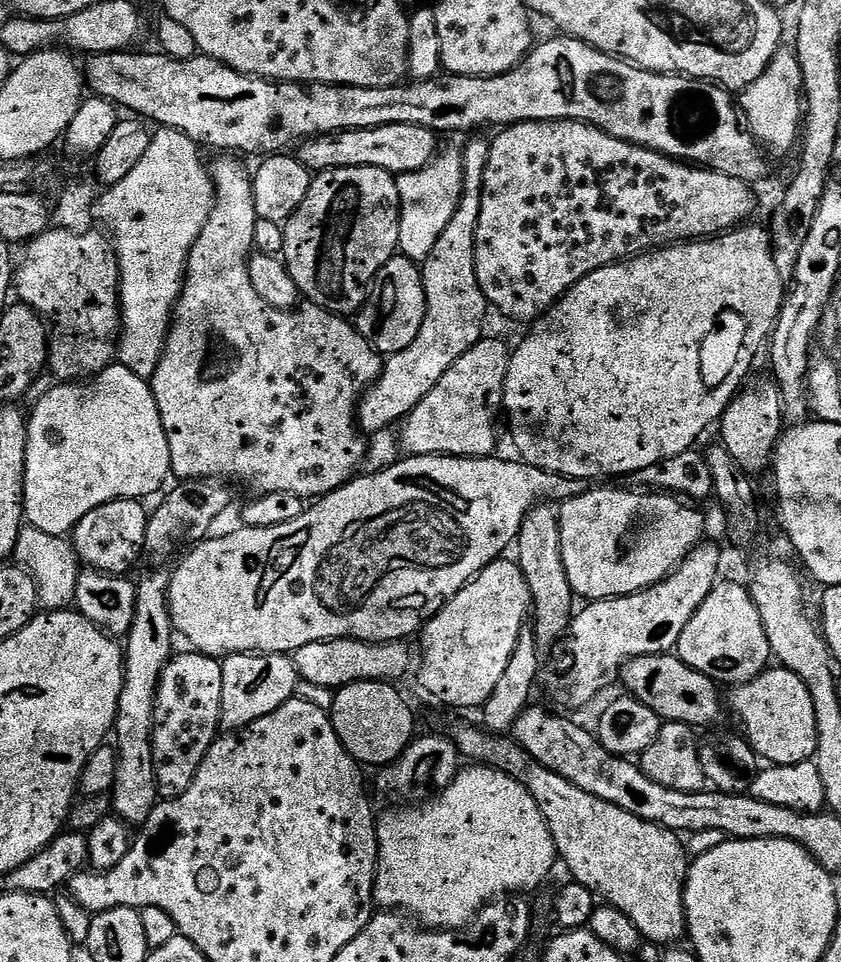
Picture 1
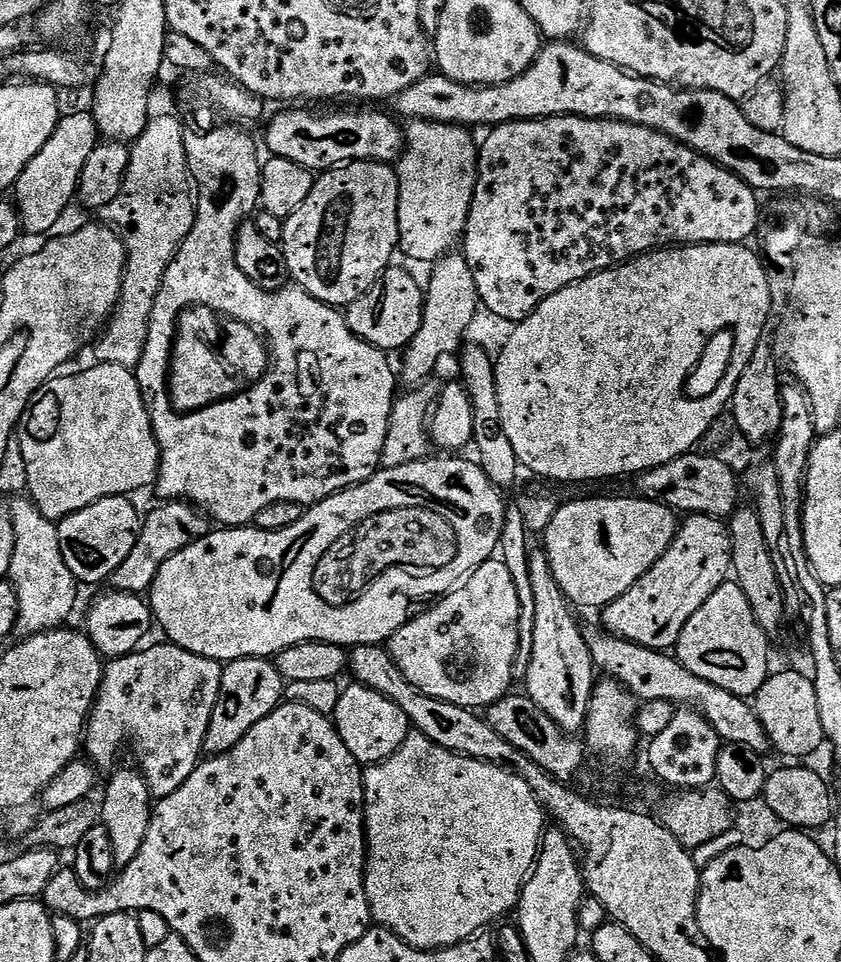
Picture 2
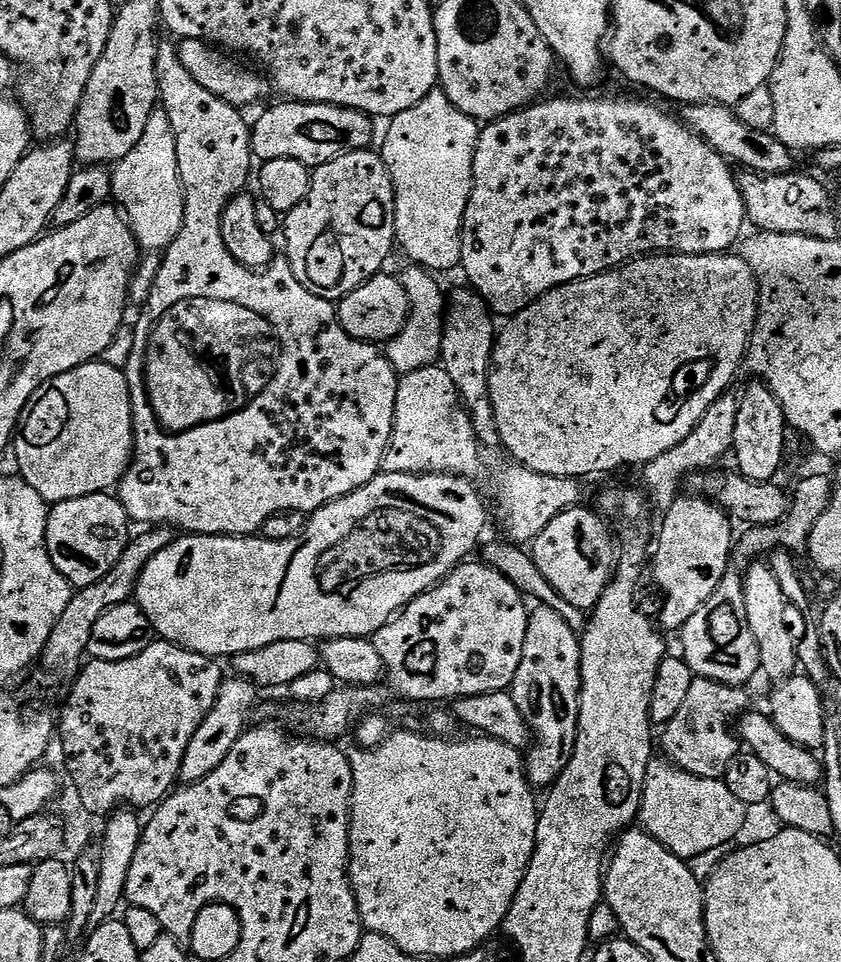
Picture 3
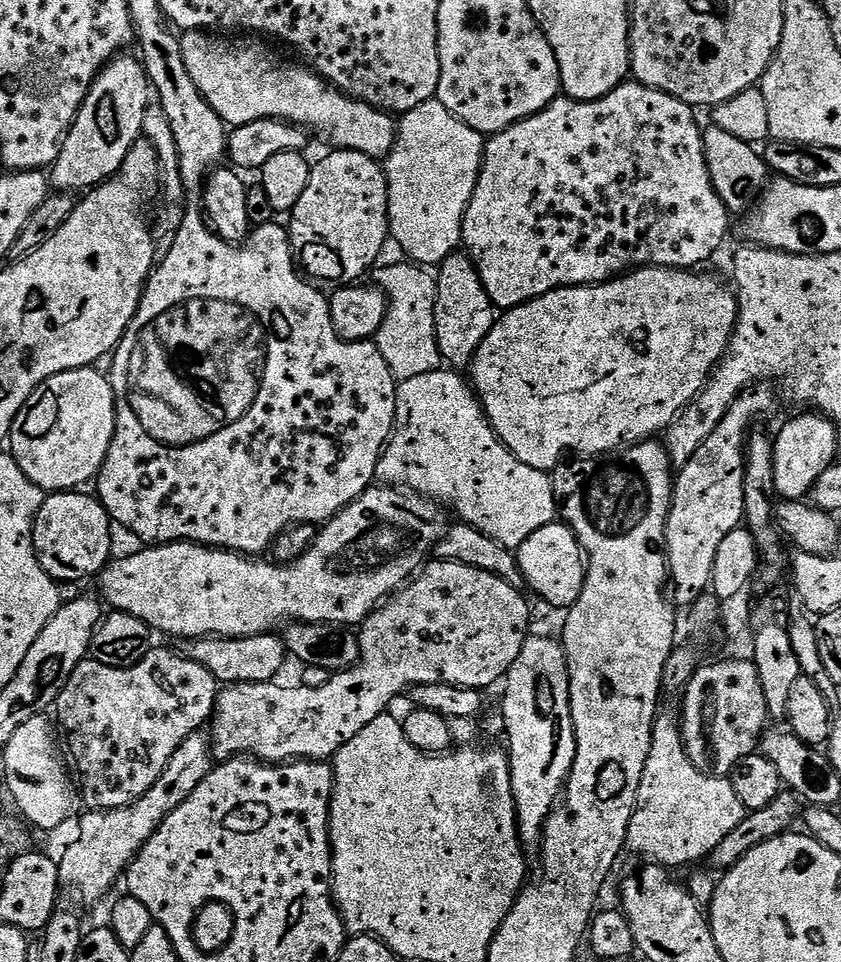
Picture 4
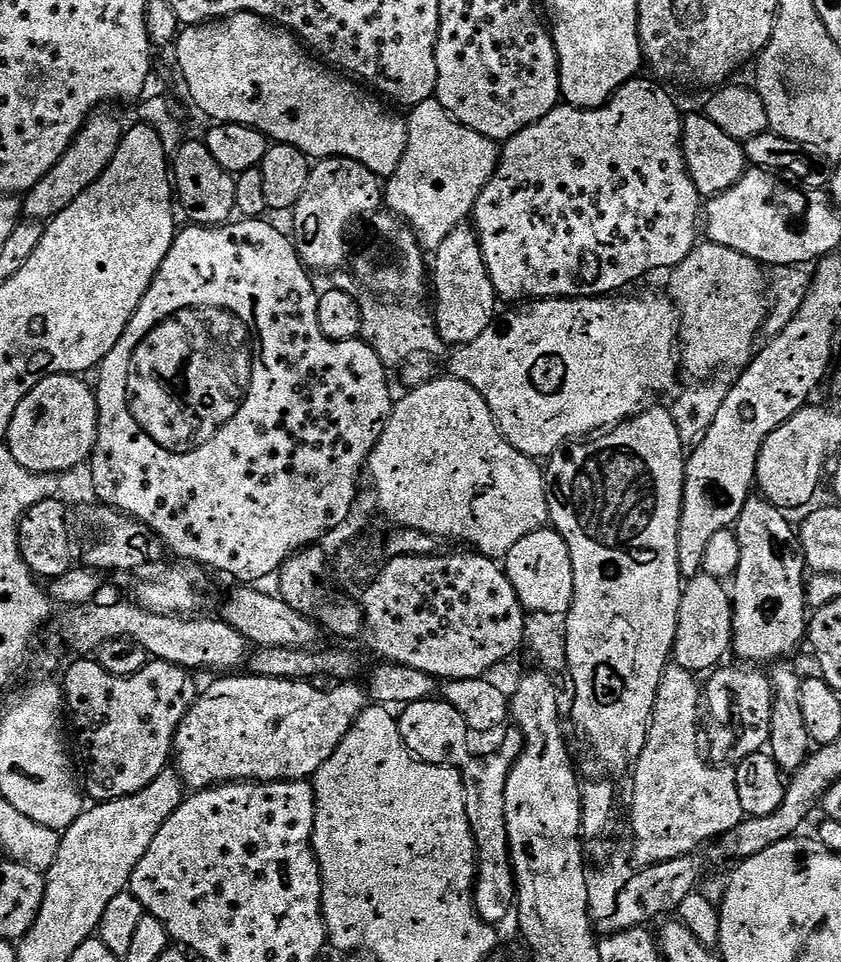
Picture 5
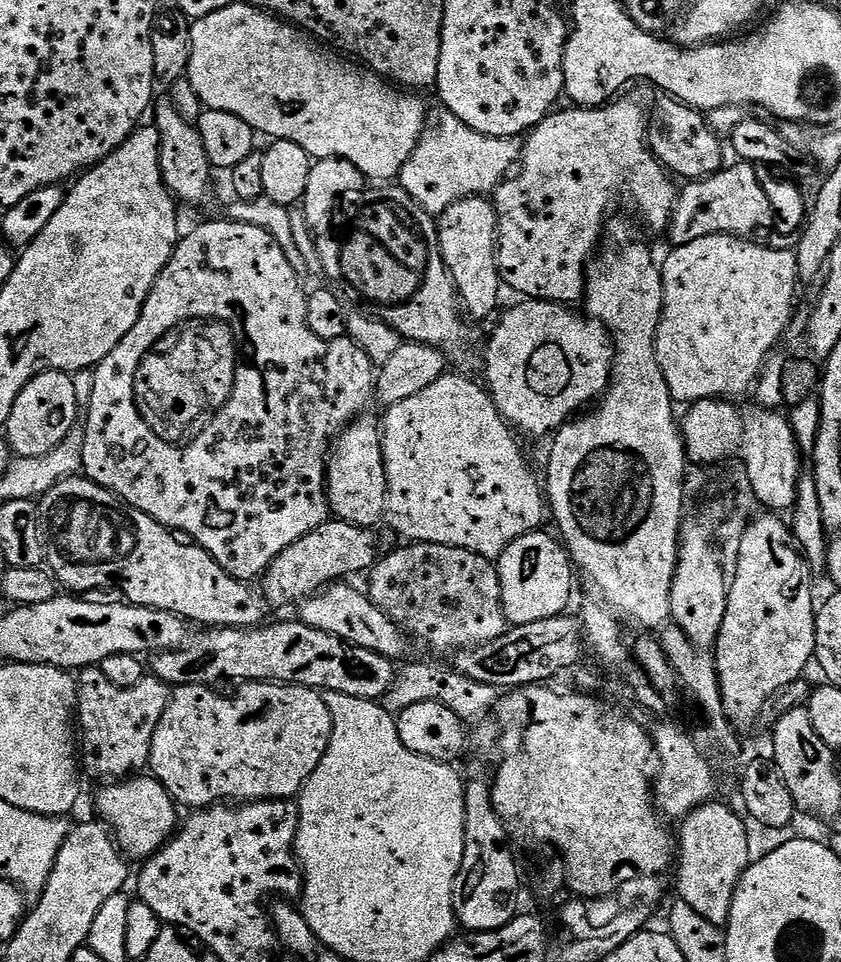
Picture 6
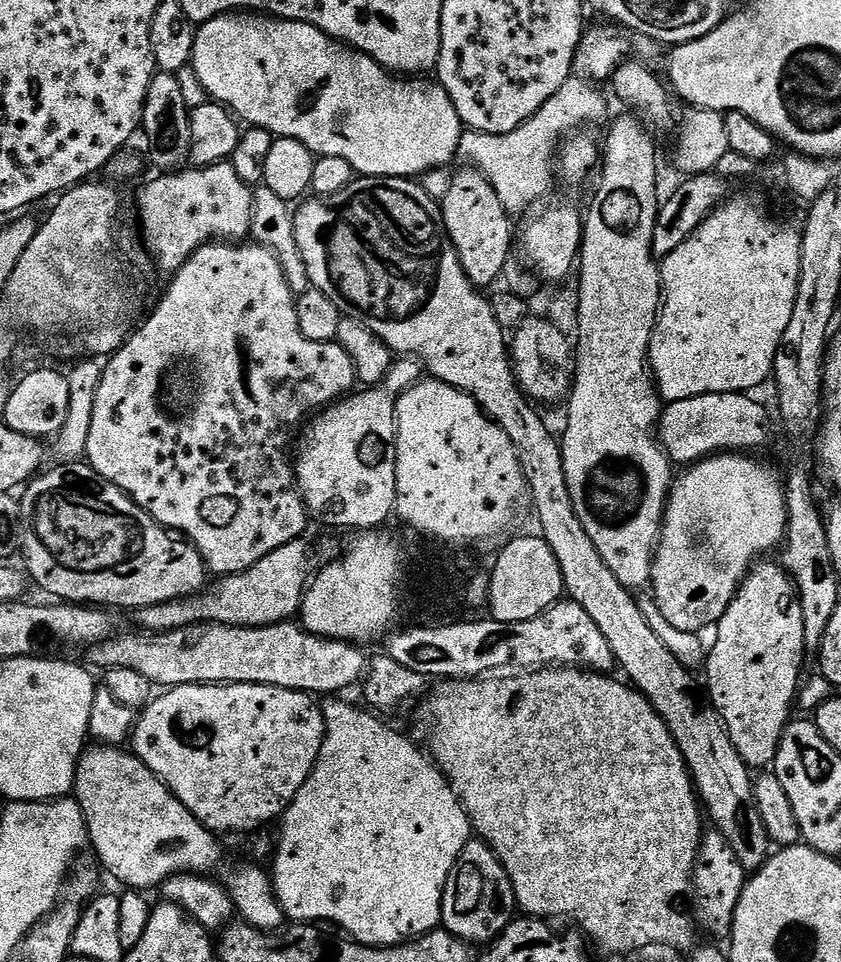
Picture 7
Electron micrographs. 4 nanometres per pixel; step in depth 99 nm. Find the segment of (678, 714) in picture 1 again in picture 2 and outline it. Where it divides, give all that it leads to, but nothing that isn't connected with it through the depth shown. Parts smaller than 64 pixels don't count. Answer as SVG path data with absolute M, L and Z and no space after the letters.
M598 607L579 609L578 620L585 634L584 641L590 650L593 667L618 679L616 681L634 695L637 701L665 700L675 706L687 706L701 712L708 725L720 735L724 744L746 746L758 753L763 753L769 747L768 736L764 732L764 727L760 725L756 709L747 699L698 678L686 670L677 658L665 651L642 647L640 644L612 635L604 627L602 610Z

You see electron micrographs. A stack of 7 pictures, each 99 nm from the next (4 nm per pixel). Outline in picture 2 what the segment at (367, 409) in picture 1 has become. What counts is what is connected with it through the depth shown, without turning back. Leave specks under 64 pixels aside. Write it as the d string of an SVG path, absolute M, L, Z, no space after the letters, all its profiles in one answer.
M453 250L448 255L443 256L441 260L435 261L431 265L432 277L429 278L428 284L426 280L426 291L424 293L424 317L422 318L422 326L418 330L418 334L412 339L411 344L403 349L404 356L404 376L402 372L402 380L408 383L408 386L419 386L427 384L433 379L432 375L436 372L436 367L440 364L443 356L455 357L459 353L462 345L465 343L468 331L472 328L472 323L476 320L476 311L481 311L480 295L474 286L474 274L470 274L470 266L466 262L466 258L459 251Z

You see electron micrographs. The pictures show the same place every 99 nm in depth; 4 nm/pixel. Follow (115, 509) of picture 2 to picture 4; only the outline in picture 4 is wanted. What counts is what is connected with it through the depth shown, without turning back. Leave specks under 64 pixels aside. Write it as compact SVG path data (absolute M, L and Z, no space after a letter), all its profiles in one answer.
M87 491L54 492L45 495L44 505L38 510L34 522L34 550L42 570L57 582L64 580L88 580L99 577L100 571L113 559L112 528L114 521L95 495L87 496Z

